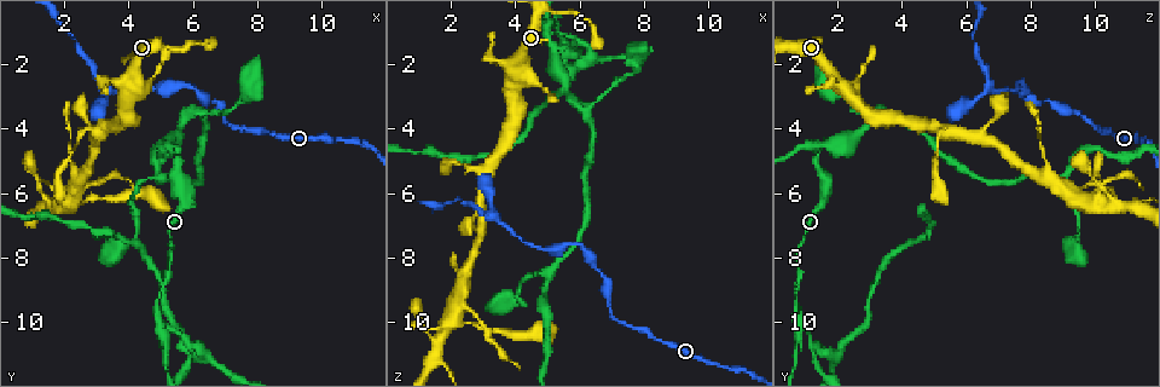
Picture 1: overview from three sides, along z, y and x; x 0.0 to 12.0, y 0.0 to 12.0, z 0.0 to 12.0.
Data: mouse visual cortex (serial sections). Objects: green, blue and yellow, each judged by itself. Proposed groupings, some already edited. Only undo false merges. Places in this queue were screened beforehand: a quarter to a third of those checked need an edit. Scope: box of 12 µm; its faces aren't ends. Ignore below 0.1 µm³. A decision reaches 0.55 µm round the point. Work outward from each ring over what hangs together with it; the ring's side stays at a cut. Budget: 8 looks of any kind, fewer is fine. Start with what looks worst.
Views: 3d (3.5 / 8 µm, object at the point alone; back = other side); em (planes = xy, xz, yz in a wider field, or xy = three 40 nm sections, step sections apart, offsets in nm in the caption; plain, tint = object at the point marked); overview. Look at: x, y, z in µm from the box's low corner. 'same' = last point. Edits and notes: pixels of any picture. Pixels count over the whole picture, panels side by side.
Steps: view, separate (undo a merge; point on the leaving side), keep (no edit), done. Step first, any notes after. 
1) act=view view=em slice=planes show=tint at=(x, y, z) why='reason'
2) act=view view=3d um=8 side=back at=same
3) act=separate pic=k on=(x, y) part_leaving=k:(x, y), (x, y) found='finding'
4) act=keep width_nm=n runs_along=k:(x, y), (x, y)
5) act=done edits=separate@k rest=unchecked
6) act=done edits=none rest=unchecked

act=view view=3d um=3.5 at=(6.0, 2.7, 7.6) why='sharp bend'

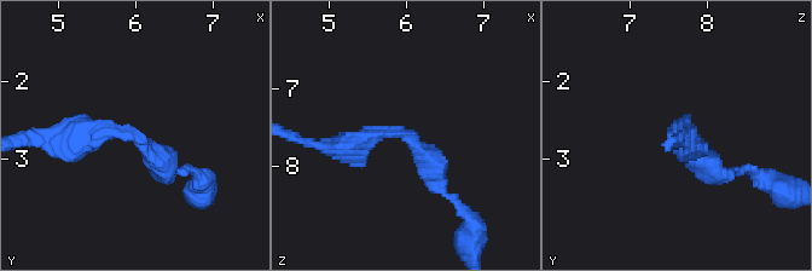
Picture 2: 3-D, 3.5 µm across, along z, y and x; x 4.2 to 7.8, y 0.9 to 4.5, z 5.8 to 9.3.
act=view view=em slice=planes show=tint at=(5.90, 2.70, 7.60) arm_widths_nm=300,350 why='need the tissue'

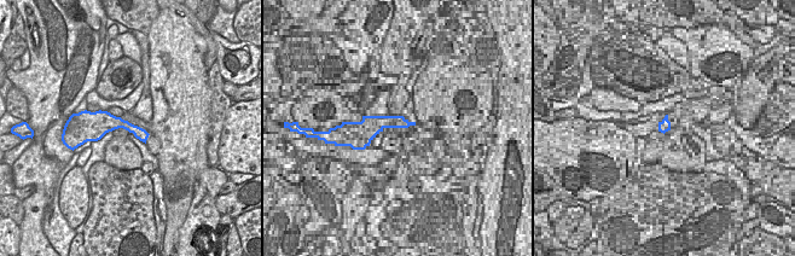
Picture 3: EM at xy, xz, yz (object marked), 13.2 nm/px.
act=view view=em slice=xy step=3 show=tint at=same why='cut it another way'

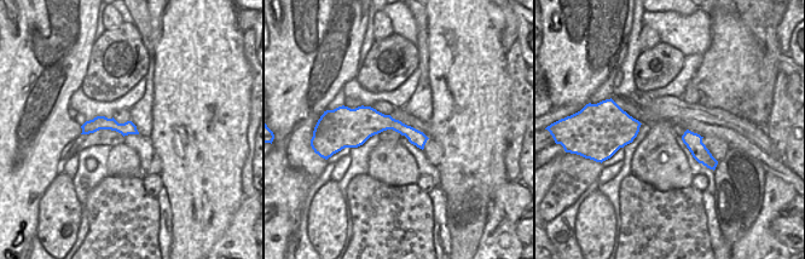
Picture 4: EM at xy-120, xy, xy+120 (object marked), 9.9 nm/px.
act=keep runs_along=4:(133, 128), (96, 124), (85, 131) found='continuous, no second cell'

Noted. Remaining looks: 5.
act=view view=3d um=3.5 side=back at=(3.1, 4.0, 5.3) why='arms part here'

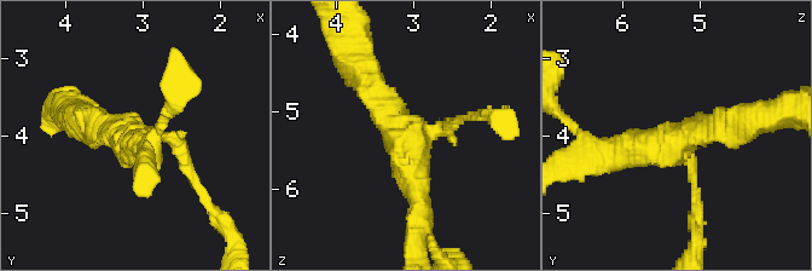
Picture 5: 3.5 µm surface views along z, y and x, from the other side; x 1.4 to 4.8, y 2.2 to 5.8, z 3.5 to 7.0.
act=view view=em slice=xy step=1 show=tint at=(3.10, 4.10, 5.40)

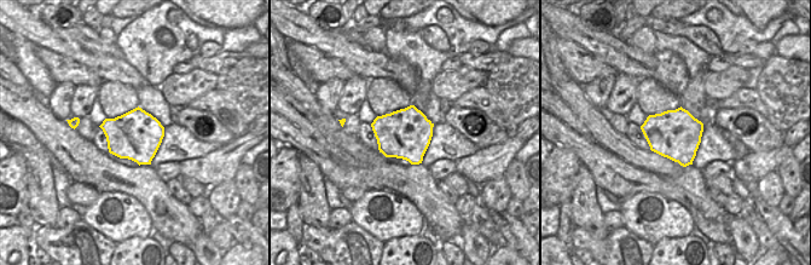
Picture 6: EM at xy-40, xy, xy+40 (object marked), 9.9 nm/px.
act=keep arms=3 arm_widths_nm=150,350,400 runs_along=5:(369, 79), (410, 148), (421, 215) found='continuous, no second cell'

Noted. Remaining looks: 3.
act=view view=3d um=3.5 at=(2.1, 6.3, 10.0) why='sharp bend'

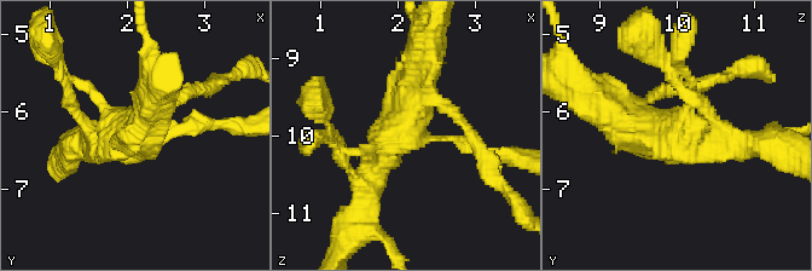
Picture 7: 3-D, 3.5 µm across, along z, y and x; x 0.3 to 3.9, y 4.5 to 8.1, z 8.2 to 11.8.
act=view view=em slice=xy step=5 show=tint at=(2.20, 6.30, 10.00)

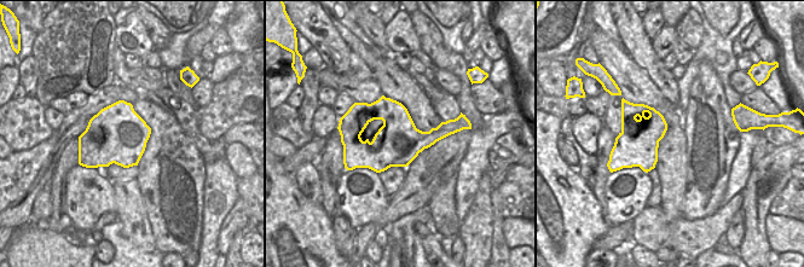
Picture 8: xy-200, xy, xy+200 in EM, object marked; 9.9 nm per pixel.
act=keep found='one cell here'

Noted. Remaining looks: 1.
act=done edits=none rest=unchecked

